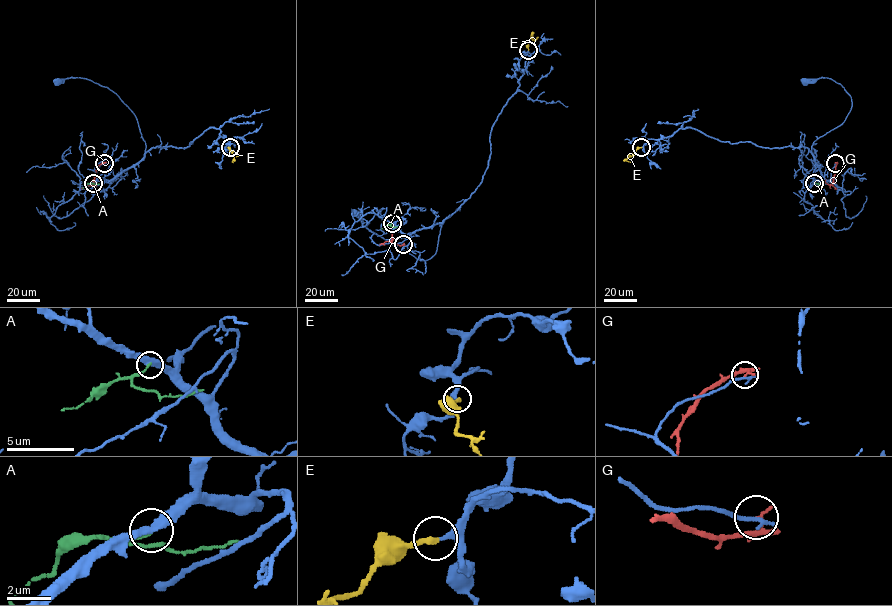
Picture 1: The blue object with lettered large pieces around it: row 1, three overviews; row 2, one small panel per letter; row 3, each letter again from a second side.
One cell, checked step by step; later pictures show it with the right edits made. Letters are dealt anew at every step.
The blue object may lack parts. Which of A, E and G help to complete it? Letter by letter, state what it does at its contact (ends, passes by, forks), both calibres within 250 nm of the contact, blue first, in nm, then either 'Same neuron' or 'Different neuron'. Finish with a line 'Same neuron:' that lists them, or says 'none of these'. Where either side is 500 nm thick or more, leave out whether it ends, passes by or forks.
A: It ends there. Thickness 340 nm (blue) against 160 nm. Different neuron
E: It ends there. Thickness 240 nm (blue) against 260 nm. Same neuron
G: It passes by. Thickness 240 nm (blue) against 140 nm. Different neuron
Same neuron: E

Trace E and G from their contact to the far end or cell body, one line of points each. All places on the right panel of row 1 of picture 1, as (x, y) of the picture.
E: (641, 147), (627, 158), (630, 162)
G: (835, 163), (832, 185), (836, 189)

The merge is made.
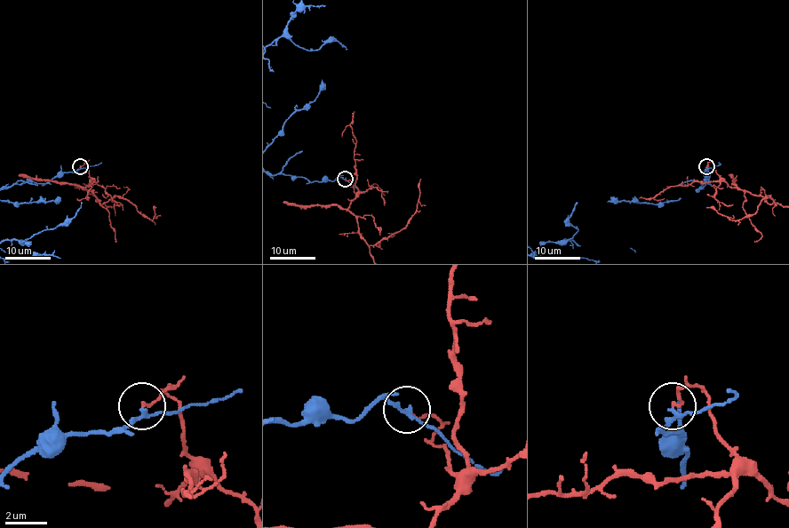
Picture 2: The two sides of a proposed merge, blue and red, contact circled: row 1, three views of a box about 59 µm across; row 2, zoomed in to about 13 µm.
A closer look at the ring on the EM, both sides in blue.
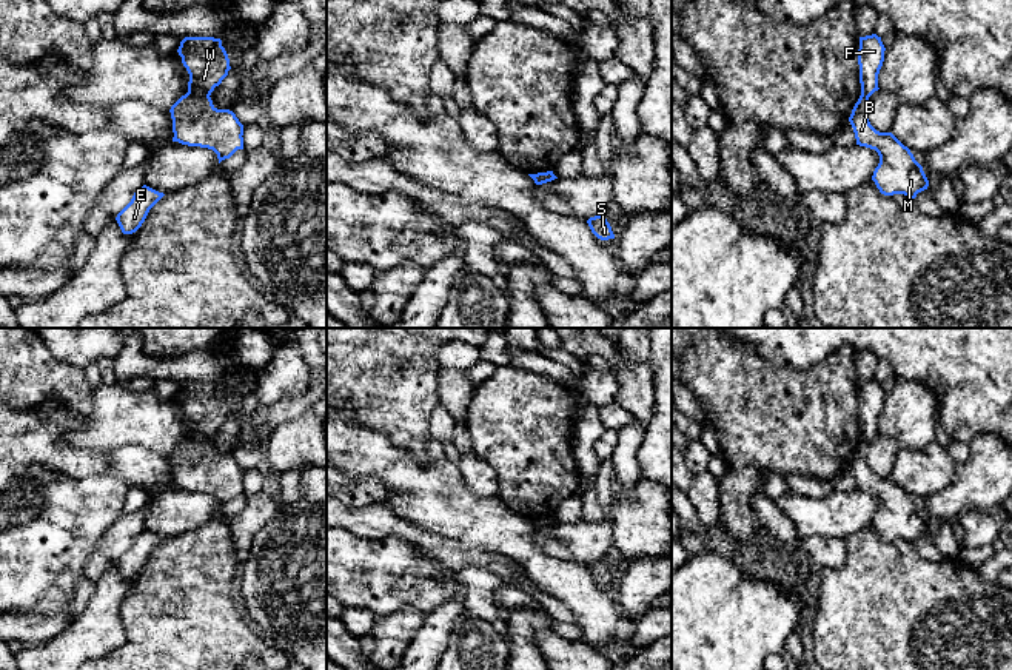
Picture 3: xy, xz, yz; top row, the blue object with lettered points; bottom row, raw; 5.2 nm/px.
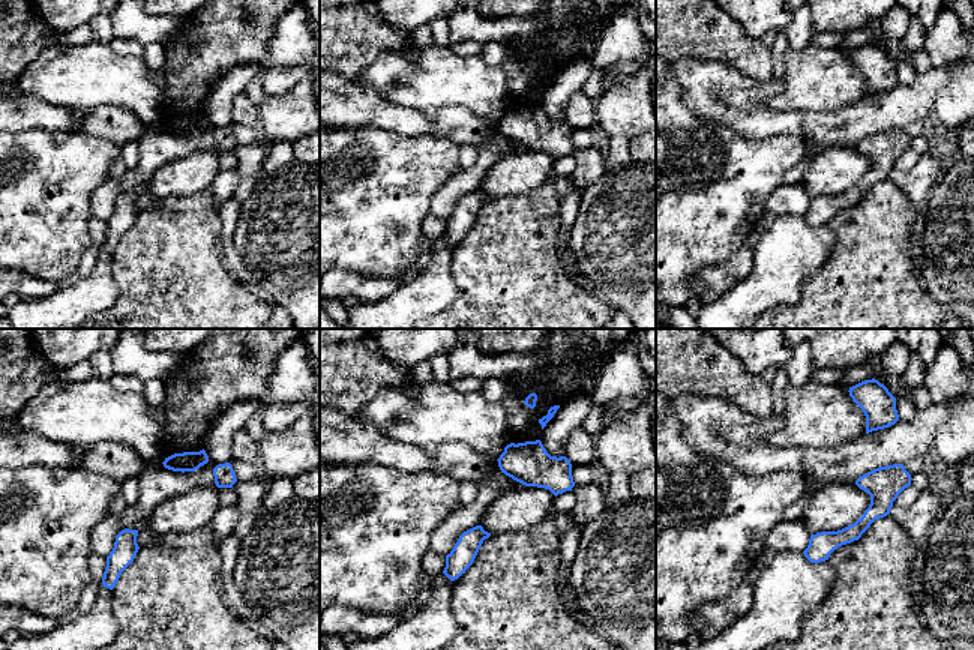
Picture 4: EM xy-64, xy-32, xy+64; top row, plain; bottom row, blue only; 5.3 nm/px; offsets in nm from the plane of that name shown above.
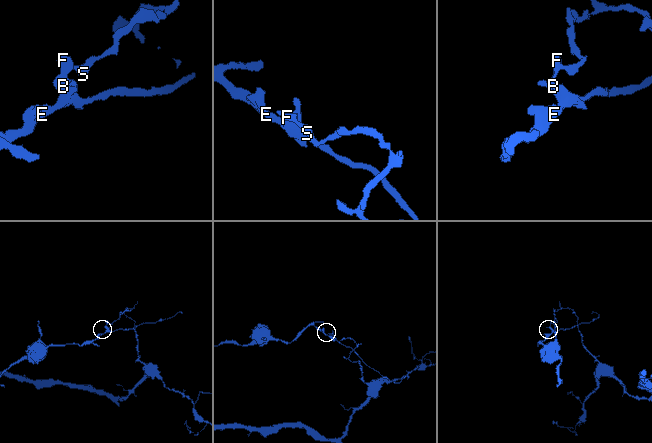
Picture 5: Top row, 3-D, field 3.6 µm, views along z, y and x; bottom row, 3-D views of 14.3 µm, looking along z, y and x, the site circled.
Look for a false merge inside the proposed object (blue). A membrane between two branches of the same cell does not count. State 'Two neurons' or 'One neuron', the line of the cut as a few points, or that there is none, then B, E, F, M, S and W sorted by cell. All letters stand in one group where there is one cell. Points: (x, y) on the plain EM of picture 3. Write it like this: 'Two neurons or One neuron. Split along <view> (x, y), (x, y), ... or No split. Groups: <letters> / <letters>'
Two neurons. Split along xy (188, 436), (208, 441). Groups: B E M / F S W

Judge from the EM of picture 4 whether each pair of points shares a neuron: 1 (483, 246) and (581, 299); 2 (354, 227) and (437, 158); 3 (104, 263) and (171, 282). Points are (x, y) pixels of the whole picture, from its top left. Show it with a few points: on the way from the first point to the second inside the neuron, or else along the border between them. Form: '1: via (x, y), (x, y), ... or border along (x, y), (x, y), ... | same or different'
1: via (508, 270), (536, 299), (557, 299) | same
2: via (375, 206), (384, 197), (389, 197), (416, 167) | same
3: border along (111, 254), (111, 276), (117, 288), (117, 299) | different

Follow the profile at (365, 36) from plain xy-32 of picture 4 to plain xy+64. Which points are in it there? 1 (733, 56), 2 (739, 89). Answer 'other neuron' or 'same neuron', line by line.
1: same neuron
2: other neuron

